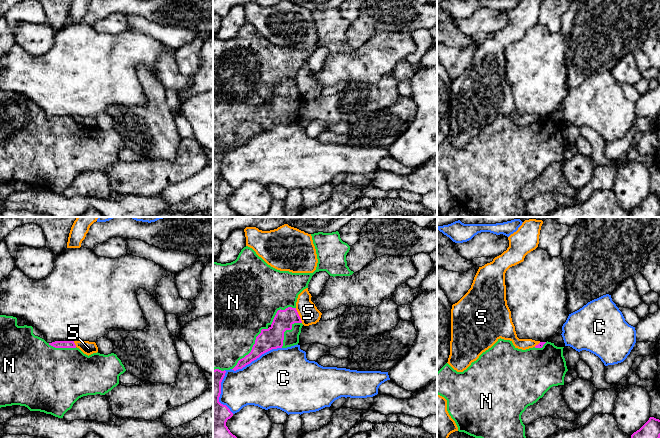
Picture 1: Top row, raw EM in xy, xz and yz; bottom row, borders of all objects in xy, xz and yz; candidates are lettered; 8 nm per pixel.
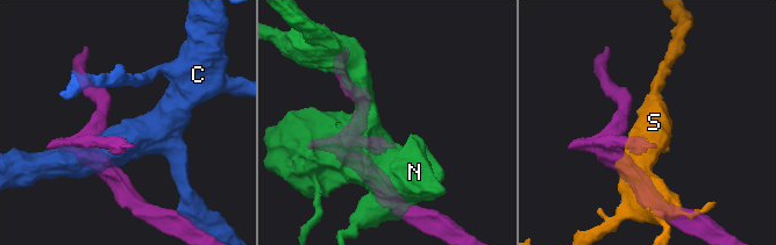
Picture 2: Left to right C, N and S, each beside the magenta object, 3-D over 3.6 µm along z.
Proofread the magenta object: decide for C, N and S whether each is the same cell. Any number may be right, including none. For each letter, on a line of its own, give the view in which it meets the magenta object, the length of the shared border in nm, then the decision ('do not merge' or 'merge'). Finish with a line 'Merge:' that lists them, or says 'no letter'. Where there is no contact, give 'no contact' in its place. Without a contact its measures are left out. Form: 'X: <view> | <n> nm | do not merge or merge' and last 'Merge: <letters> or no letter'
C: xz | 440 nm | do not merge
N: xz | 440 nm | merge
S: xz | 130 nm | do not merge
Merge: N

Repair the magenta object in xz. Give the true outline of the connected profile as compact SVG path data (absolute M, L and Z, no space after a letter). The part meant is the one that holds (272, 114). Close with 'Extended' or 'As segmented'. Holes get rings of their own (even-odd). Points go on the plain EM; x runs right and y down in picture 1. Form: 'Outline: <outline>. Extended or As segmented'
Outline: M338 7L318 8L311 12L318 35L313 49L277 46L248 22L231 39L213 38L213 217L238 217L226 202L233 189L219 178L221 158L226 147L242 145L272 125L299 119L303 100L296 86L296 78L316 48L326 47L333 53L354 49L346 37L350 22L341 16Z. Extended

